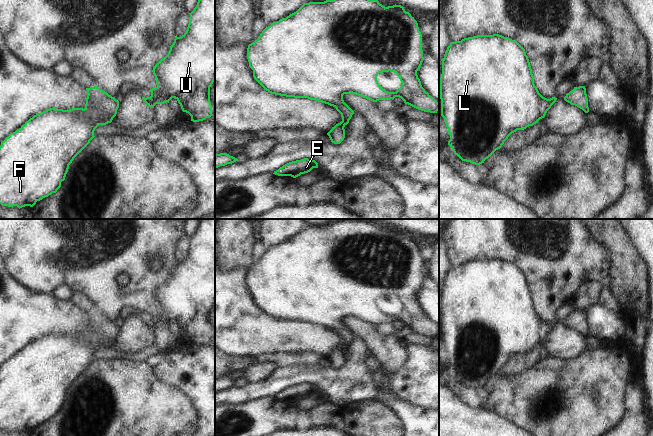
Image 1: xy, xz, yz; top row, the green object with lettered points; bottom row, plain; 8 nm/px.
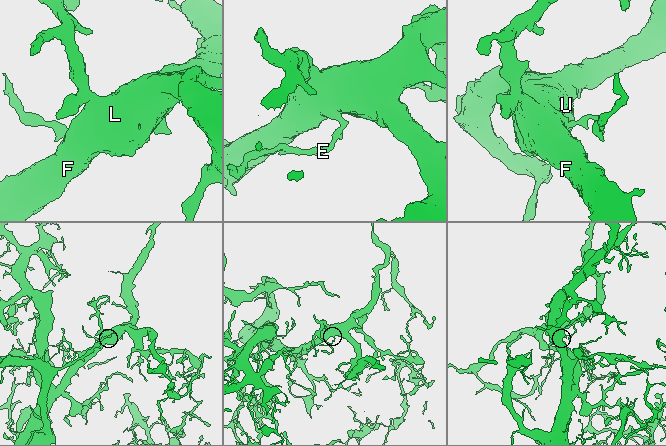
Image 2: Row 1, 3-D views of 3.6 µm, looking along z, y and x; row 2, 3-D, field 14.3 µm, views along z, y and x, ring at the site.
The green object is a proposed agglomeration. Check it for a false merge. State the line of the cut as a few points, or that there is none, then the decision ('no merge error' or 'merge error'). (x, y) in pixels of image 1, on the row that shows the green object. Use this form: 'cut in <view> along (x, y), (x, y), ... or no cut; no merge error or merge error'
no cut; no merge error

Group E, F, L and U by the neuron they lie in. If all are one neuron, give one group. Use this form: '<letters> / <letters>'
E F L U

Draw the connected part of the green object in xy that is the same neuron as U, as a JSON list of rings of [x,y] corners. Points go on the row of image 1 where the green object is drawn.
[[[198,0],[196,7],[189,14],[186,32],[181,37],[175,36],[168,54],[152,70],[157,86],[149,90],[151,92],[150,97],[142,97],[142,100],[146,105],[154,108],[156,104],[169,103],[172,98],[175,98],[182,111],[191,116],[191,121],[199,122],[212,116],[210,87],[215,81],[215,0]]]

